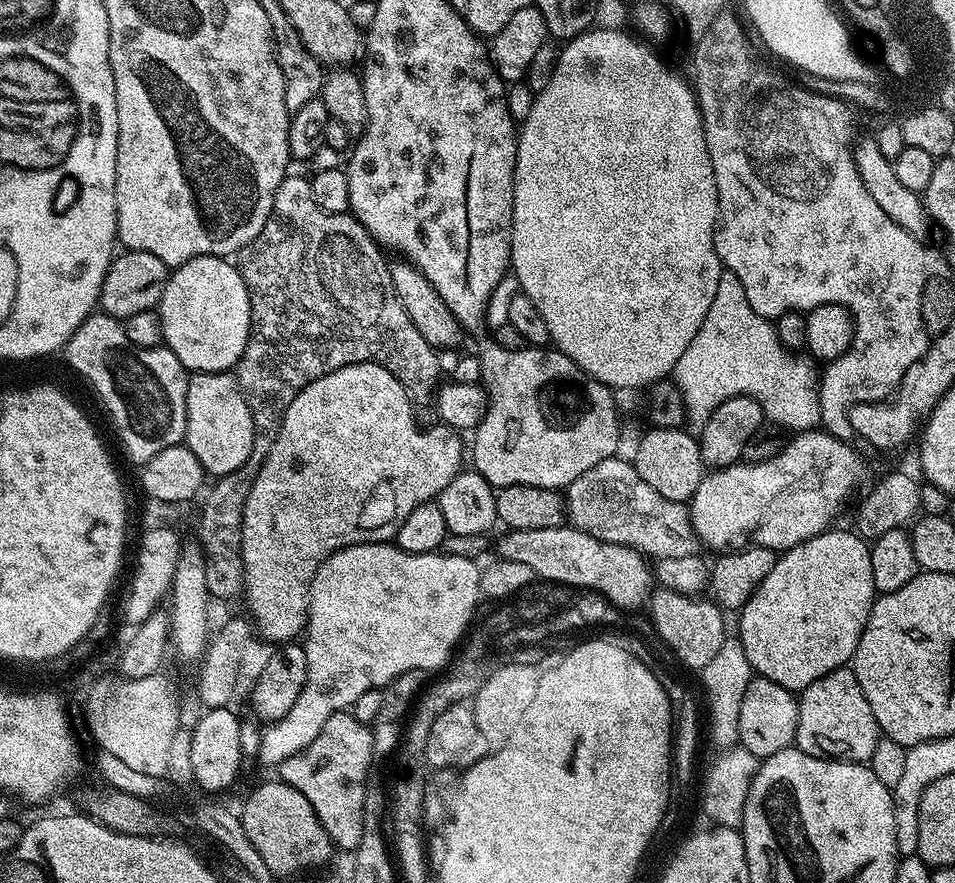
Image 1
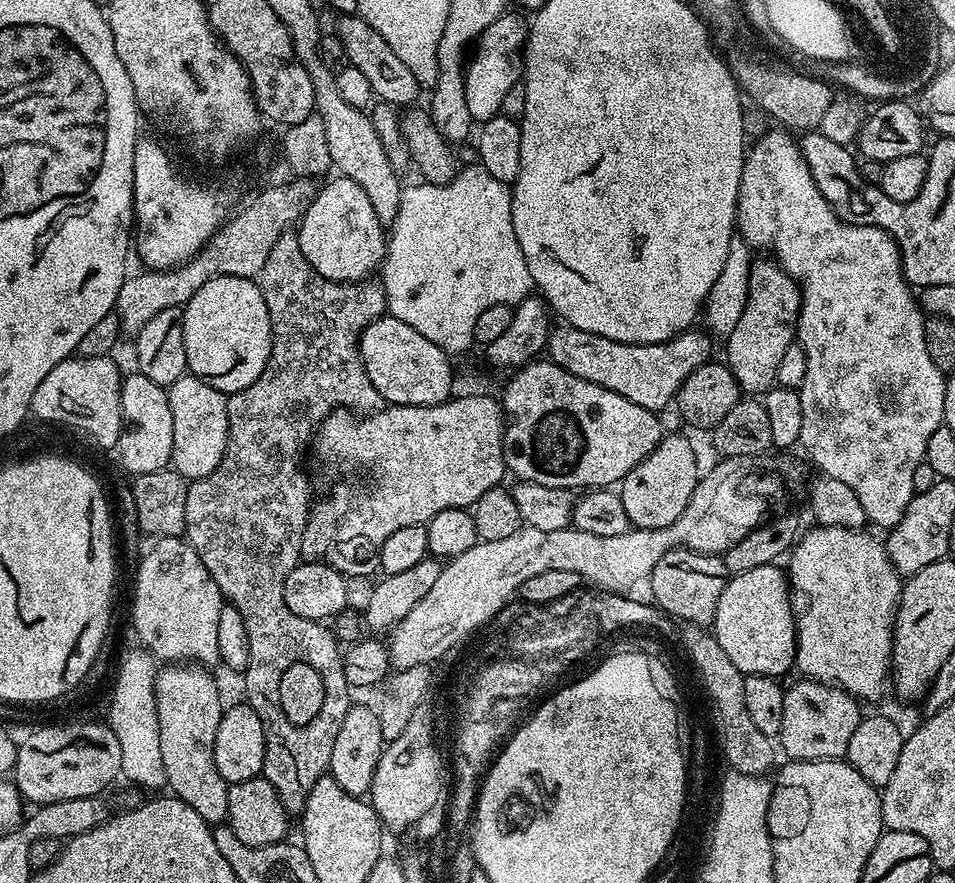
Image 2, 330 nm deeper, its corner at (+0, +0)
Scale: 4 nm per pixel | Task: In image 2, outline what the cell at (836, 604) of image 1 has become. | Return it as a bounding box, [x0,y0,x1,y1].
[710,564,796,678]

